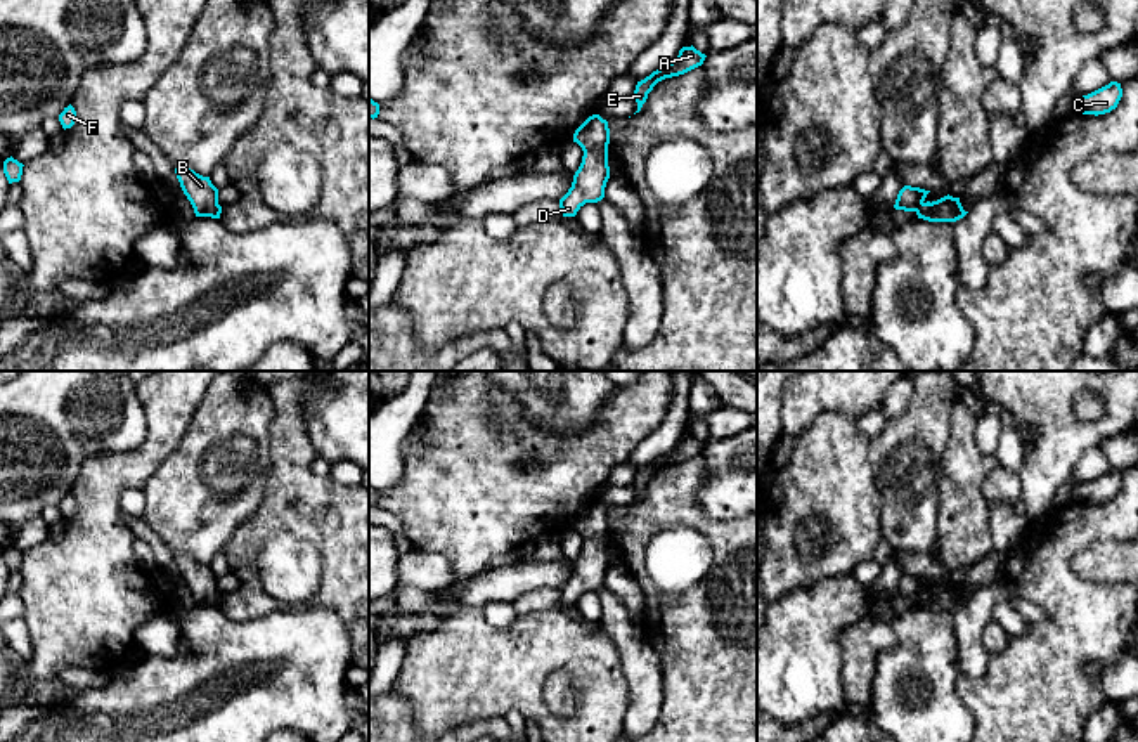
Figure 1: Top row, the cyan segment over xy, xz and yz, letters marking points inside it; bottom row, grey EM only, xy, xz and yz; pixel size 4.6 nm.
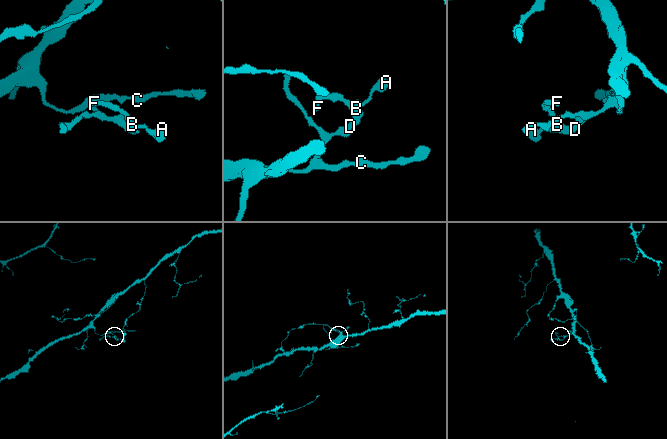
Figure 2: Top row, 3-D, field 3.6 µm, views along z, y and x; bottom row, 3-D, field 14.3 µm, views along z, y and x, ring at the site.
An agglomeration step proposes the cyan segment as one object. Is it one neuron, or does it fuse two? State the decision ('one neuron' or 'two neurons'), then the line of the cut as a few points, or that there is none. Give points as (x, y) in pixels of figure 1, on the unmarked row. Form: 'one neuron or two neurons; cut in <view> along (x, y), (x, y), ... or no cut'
two neurons; cut in xz along (607, 533), (584, 541)

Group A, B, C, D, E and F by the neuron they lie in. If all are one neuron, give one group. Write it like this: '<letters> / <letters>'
A B E F / C D

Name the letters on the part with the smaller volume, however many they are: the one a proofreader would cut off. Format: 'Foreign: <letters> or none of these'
Foreign: A, B, E, F

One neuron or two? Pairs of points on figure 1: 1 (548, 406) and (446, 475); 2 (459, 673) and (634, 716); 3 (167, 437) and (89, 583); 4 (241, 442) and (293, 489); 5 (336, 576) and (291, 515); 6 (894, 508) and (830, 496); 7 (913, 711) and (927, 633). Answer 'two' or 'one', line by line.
1: two
2: two
3: one
4: two
5: one
6: two
7: one

